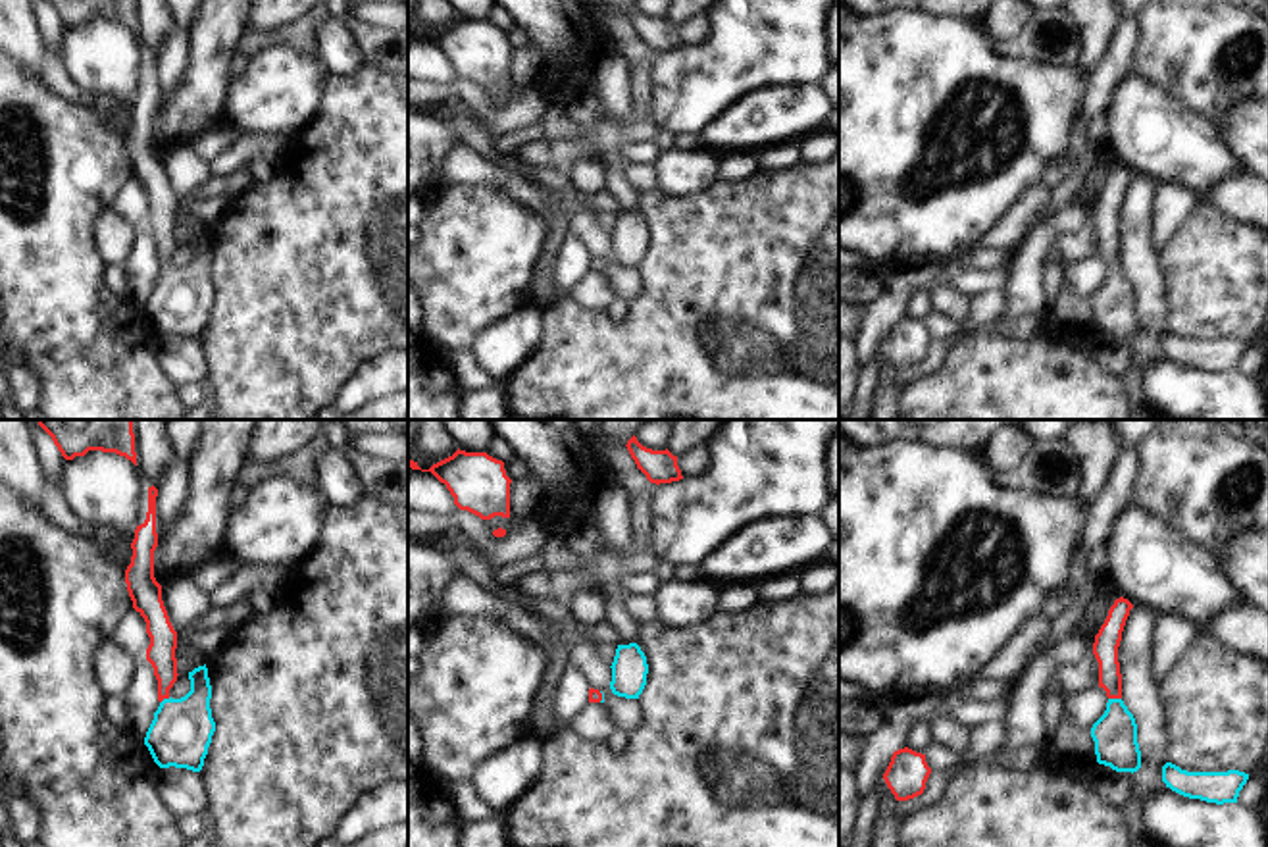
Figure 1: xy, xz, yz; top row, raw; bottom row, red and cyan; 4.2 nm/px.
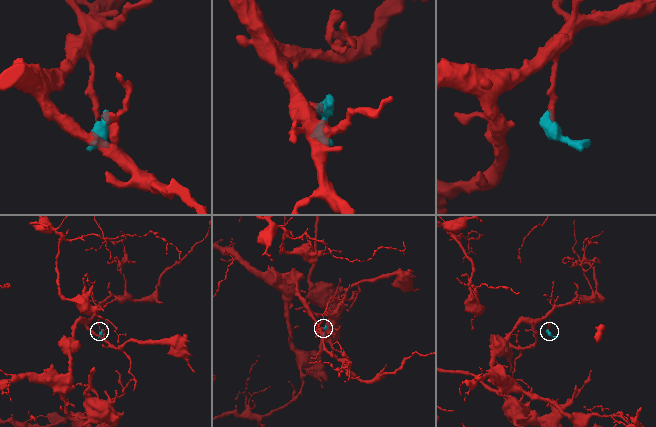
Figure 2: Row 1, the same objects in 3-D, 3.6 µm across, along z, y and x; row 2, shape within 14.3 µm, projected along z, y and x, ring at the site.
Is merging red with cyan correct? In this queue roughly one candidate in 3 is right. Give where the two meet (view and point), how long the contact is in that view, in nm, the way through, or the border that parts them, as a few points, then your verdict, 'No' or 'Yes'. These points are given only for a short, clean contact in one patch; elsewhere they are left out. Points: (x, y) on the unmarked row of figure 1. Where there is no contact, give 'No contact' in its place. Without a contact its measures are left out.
Touches red at yz (1115, 266). Shared border 60 nm. Path across: yz (1107, 210), (1109, 247), (1115, 266), (1115, 303). Yes.

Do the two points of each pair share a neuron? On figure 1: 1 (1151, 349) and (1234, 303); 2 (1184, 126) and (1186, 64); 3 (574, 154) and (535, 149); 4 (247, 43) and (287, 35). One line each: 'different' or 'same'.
1: different
2: different
3: same
4: same

